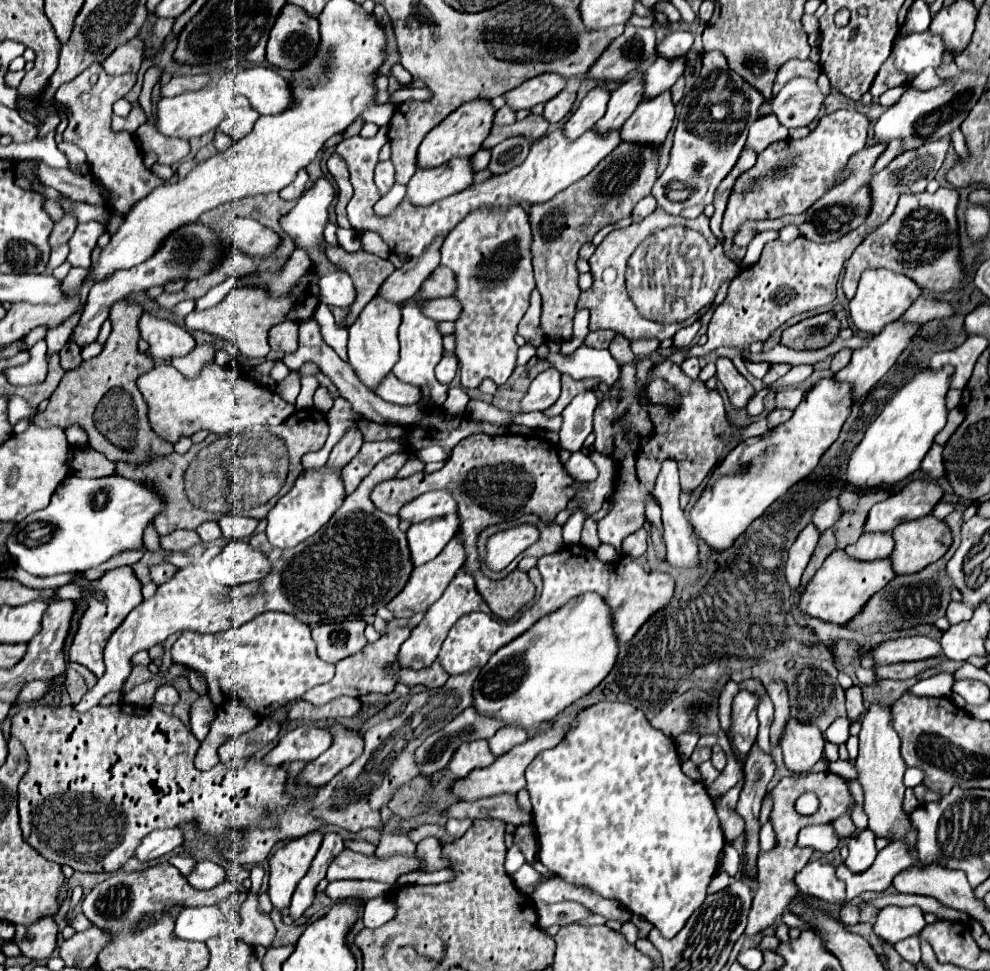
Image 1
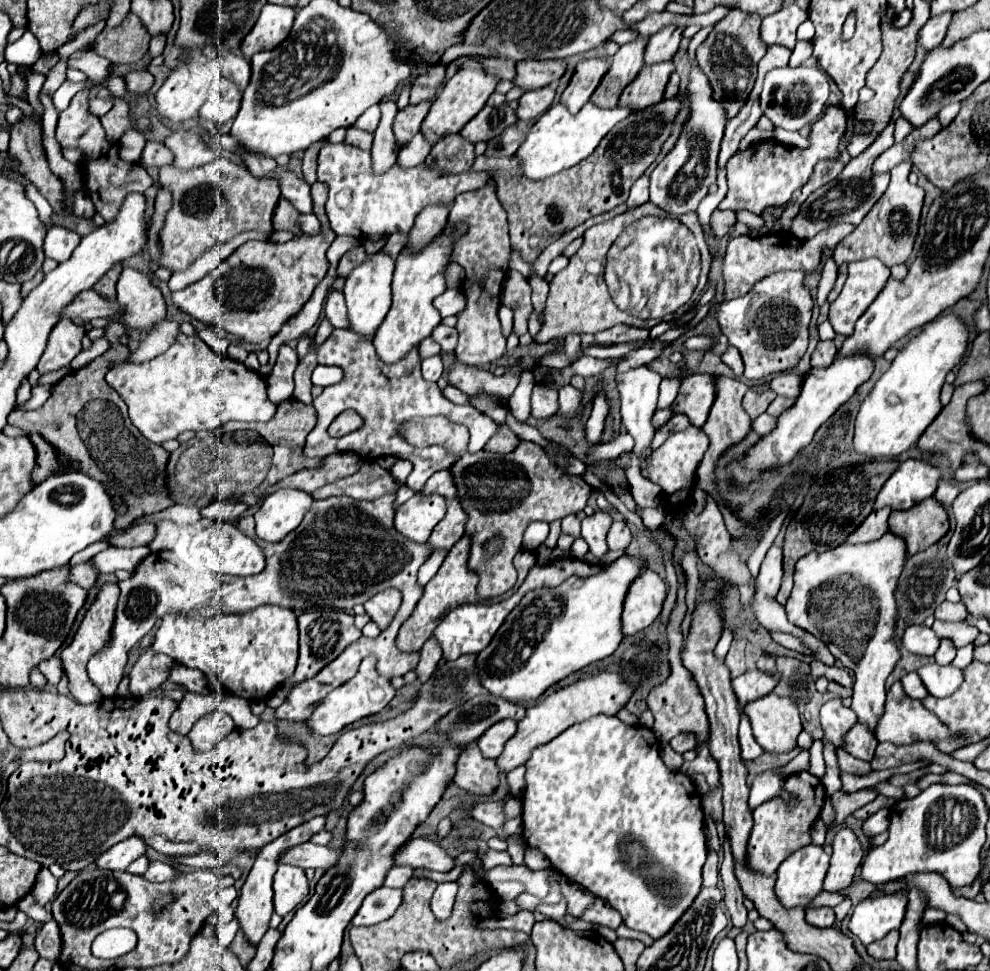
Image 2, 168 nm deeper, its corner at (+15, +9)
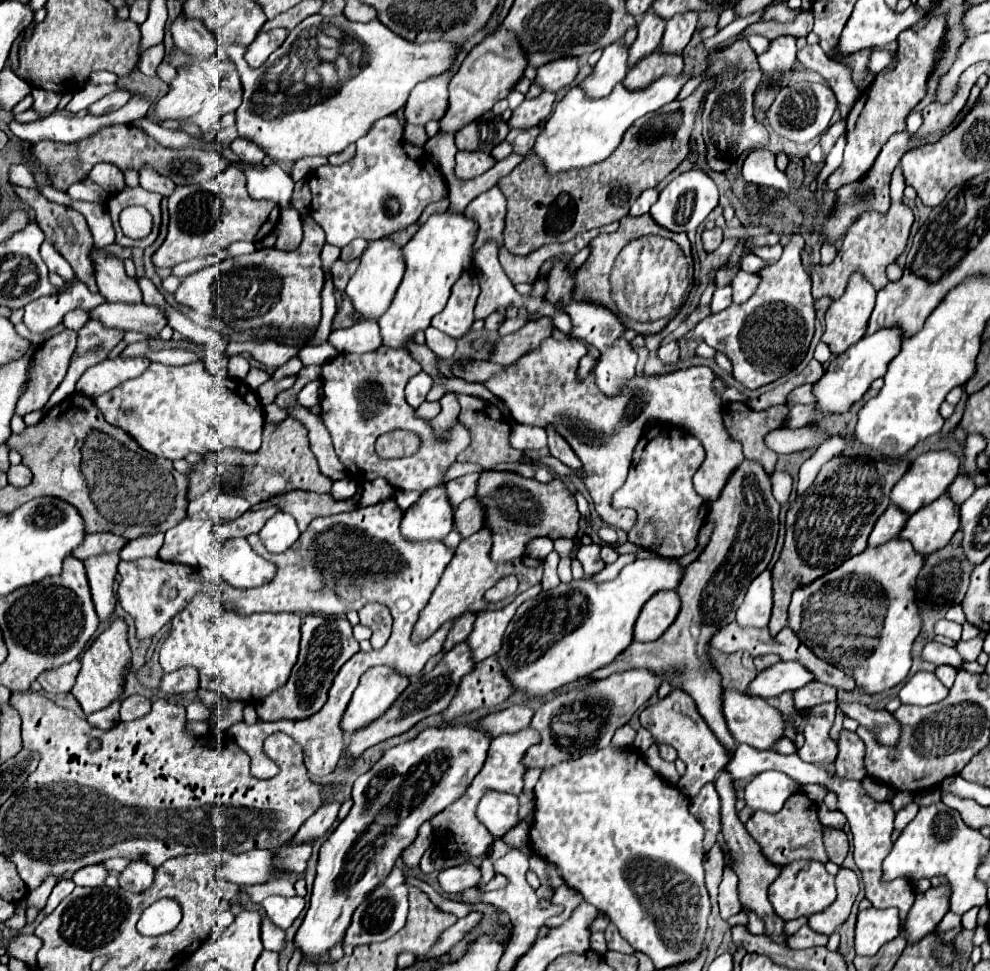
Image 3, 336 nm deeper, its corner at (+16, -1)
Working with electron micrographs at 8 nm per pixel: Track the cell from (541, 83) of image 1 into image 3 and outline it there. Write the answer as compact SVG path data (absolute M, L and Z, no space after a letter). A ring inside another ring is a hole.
M562 58L556 62L548 62L548 66L540 66L536 72L534 84L542 90L558 92L568 86L578 74L578 60L576 58Z

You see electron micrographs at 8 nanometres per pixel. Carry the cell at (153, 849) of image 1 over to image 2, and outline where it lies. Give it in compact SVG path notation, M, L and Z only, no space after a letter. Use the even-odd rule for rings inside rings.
M131 836L131 838L123 840L121 844L115 844L107 852L103 852L95 860L95 866L101 870L125 870L135 858L143 856L145 850L147 850L145 842L137 836Z

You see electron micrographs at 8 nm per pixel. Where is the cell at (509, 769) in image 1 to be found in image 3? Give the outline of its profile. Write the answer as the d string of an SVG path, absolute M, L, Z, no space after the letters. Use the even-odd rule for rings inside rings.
M636 668L624 674L612 674L604 680L594 680L588 684L588 688L564 692L544 702L530 722L530 728L534 728L542 740L522 756L522 766L544 768L610 746L616 728L626 724L632 714L650 700L662 682L664 676L646 668Z

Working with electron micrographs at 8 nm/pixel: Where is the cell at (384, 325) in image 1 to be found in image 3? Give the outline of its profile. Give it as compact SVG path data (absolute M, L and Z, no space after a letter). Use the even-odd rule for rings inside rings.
M376 240L370 242L370 246L364 250L360 258L360 266L350 278L346 286L346 294L354 306L354 310L360 314L360 318L368 320L378 320L392 304L396 290L402 282L402 272L404 272L404 262L400 262L400 248L394 246L390 240Z

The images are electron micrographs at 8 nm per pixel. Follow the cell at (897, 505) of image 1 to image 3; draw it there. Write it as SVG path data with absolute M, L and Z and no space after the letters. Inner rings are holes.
M940 450L940 452L926 452L922 456L918 456L908 472L900 478L900 482L892 488L892 498L890 502L898 508L902 508L906 514L914 514L918 508L932 504L936 498L940 498L946 488L952 484L952 480L958 476L960 472L960 458L948 450Z

